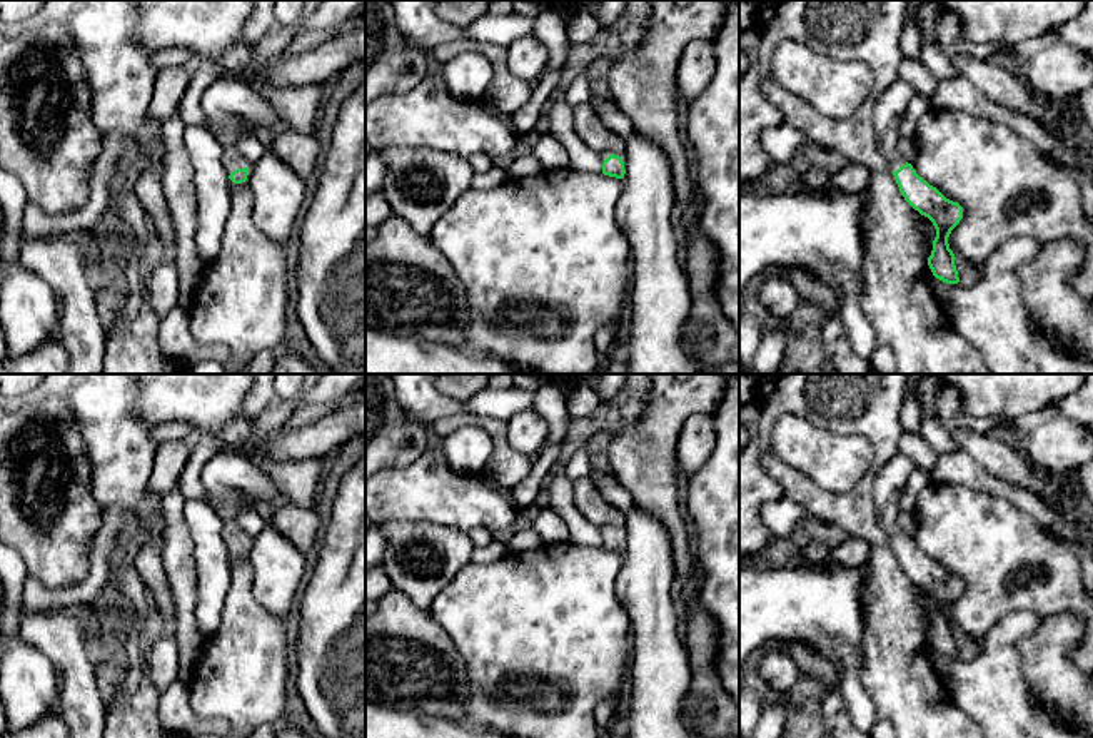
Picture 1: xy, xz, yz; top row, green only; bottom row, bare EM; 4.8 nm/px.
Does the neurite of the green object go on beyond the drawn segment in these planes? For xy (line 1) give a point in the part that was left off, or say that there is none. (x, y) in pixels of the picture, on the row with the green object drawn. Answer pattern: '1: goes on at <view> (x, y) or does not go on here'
1: goes on at xy (232, 111)

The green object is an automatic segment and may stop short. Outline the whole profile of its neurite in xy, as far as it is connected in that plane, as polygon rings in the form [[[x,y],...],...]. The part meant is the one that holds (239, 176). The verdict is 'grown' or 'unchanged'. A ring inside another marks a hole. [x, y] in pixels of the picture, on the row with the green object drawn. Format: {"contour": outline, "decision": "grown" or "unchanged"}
{"contour": [[[222,77],[202,95],[205,125],[224,147],[224,164],[234,184],[247,180],[249,169],[237,142],[262,127],[282,125],[280,115],[250,85]]], "decision": "grown"}

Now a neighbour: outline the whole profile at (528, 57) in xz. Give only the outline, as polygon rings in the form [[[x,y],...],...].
[[[534,35],[516,38],[507,47],[507,67],[522,80],[536,80],[544,72],[547,60],[547,48]]]

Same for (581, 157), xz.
[[[561,78],[546,105],[549,119],[547,134],[564,147],[571,170],[602,174],[601,154],[587,147],[574,130],[574,107],[566,102],[566,87]]]

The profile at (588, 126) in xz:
[[[582,104],[574,109],[574,130],[577,137],[599,154],[614,154],[622,157],[626,140],[609,130],[591,104]]]

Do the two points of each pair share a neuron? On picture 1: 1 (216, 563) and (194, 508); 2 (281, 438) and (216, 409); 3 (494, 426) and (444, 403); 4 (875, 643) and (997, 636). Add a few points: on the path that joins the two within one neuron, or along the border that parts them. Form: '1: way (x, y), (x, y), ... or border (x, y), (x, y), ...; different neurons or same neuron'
1: way (211, 550), (202, 521); same neuron
2: way (264, 441), (247, 441), (232, 426); same neuron
3: border (501, 418), (453, 413), (441, 416), (431, 426); different neurons
4: border (916, 601), (923, 611), (925, 652), (938, 677); different neurons

